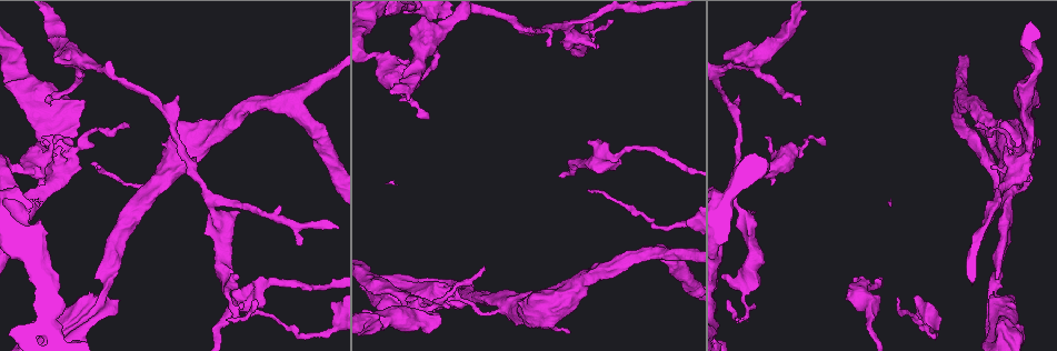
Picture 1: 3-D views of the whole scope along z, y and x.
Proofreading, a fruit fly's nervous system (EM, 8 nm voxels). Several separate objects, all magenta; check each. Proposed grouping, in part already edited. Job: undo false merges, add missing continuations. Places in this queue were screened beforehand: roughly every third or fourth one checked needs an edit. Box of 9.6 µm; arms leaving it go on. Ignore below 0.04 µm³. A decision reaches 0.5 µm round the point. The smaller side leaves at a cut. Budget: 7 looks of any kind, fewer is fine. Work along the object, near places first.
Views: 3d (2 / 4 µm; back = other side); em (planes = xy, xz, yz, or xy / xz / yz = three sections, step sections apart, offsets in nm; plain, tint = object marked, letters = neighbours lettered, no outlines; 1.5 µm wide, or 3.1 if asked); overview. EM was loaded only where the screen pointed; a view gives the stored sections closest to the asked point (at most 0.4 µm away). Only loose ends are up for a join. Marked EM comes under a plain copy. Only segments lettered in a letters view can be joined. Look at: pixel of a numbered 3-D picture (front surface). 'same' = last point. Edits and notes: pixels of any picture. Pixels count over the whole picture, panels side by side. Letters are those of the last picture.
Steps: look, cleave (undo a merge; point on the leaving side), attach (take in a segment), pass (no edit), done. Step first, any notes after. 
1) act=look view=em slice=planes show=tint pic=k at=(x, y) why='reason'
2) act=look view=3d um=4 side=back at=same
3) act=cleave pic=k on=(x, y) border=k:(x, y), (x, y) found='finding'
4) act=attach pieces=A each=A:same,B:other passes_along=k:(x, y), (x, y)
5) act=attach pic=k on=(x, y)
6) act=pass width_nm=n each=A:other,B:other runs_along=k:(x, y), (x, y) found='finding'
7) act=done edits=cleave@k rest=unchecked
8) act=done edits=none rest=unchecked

act=look view=3d um=4 pic=1 at=(534, 32) why='free end'

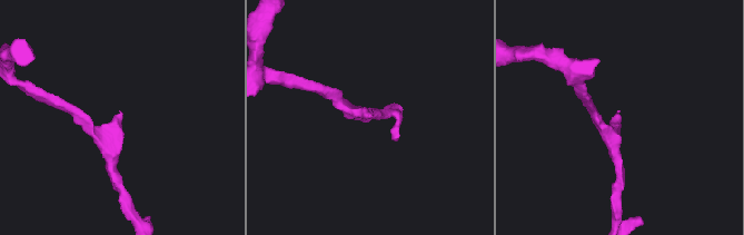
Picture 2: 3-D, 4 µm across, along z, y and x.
act=look view=em slice=planes show=letters pic=2 at=(369, 117)

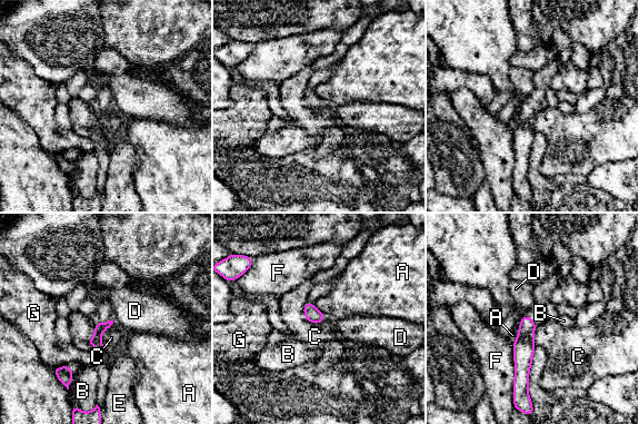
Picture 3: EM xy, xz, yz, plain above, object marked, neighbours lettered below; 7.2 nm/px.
act=pass each=A:other,B:other,C:other,D:other,E:other,F:other,G:other runs_along=3:(527, 318), (521, 385) found='none of them fits'

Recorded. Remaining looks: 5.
act=look view=em slice=planes show=letters pic=1 at=(974, 126) why='an open end'

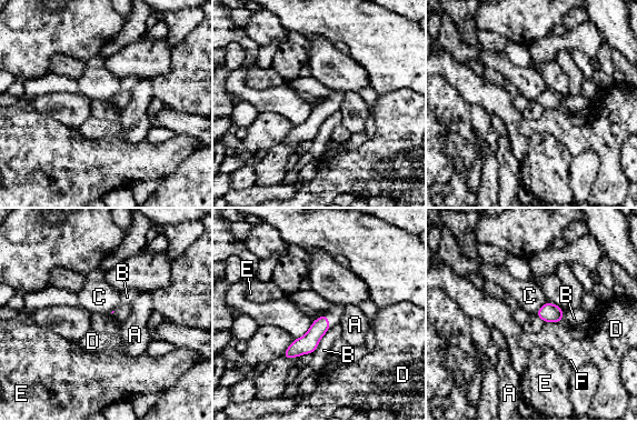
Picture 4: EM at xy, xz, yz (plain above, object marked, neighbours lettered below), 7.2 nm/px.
act=pass each=A:other,B:other,C:other,D:other,E:other,F:other border=4:(547, 301), (535, 313) found='no lettered segment goes on from it'

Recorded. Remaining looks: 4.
act=look view=3d um=2 pic=1 at=(435, 312) why='free end'

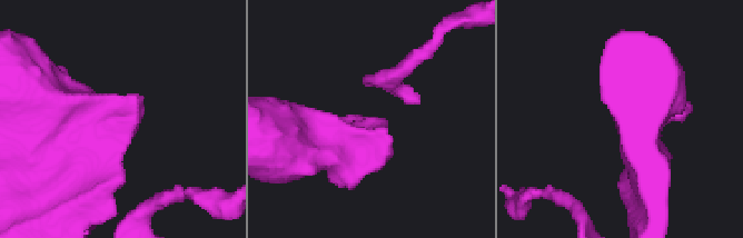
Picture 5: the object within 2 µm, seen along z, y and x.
act=look view=em slice=yz step=4 show=letters pic=5 at=(132, 131) why='need the tissue'

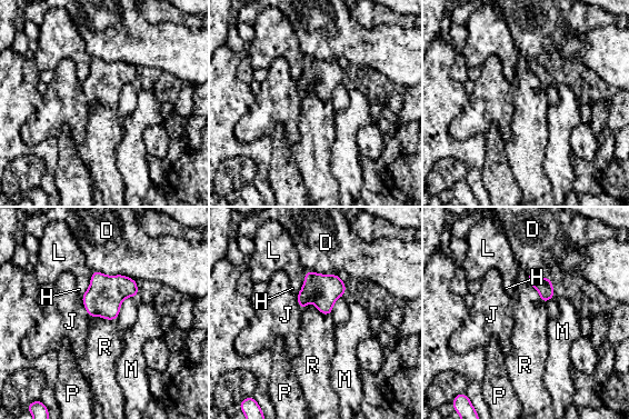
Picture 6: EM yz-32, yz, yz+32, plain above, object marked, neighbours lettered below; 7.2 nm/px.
act=pass each=D:other,H:other,J:other,L:other,M:other,P:other,R:other border=6:(301, 308), (311, 301), (331, 313) found='none of them fits'

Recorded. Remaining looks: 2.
act=done edits=none rest=unchecked

